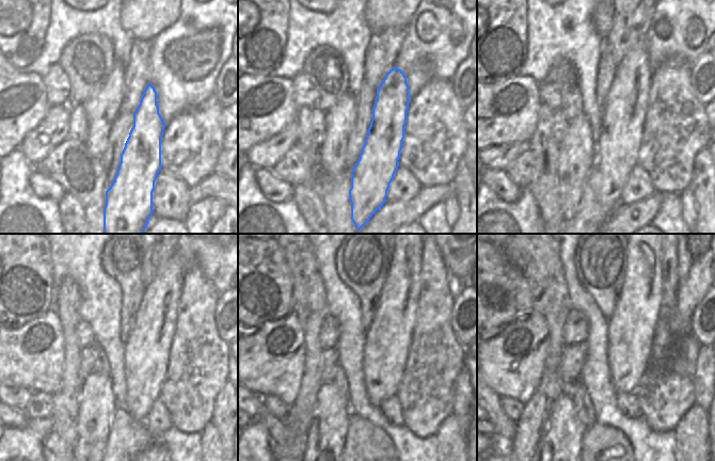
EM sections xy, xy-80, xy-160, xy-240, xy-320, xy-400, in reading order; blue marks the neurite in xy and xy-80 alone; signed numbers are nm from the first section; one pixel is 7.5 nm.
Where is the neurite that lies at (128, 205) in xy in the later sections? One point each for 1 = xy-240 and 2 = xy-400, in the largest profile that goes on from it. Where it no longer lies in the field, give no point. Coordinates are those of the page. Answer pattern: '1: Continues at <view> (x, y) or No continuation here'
1: Continues at xy-240 (147, 346)
2: Continues at xy-400 (631, 328).

